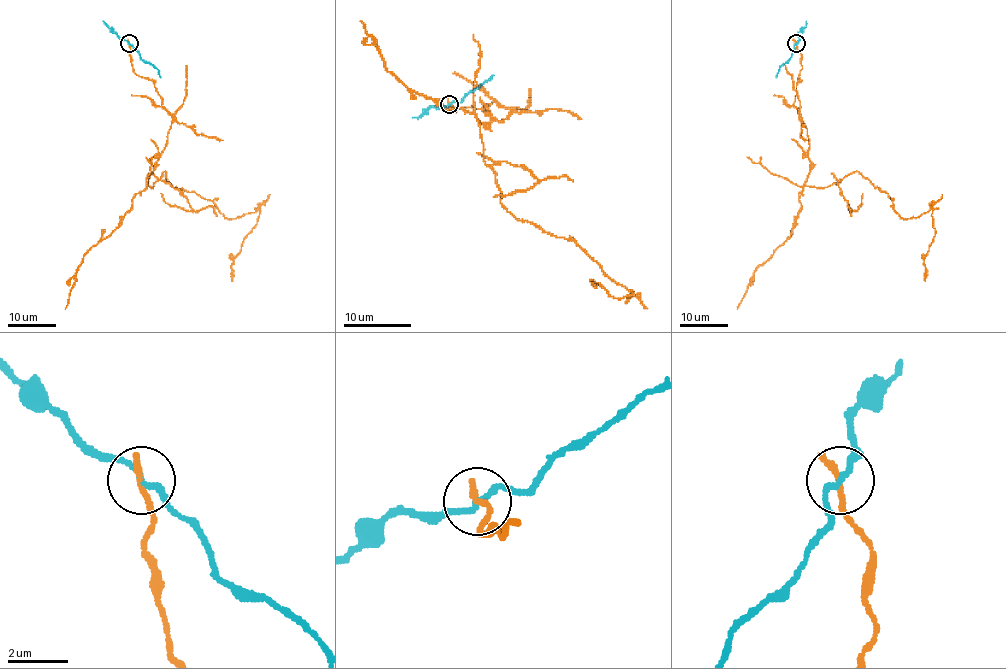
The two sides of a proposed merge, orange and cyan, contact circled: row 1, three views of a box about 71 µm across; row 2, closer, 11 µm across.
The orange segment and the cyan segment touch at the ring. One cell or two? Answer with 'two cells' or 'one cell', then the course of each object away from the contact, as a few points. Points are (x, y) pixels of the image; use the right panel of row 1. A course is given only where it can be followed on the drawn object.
two cells; course orange (796, 44), (805, 183), (827, 187), (855, 171), (903, 218), (931, 209), (925, 281); course cyan (796, 44), (791, 57), (776, 77)

